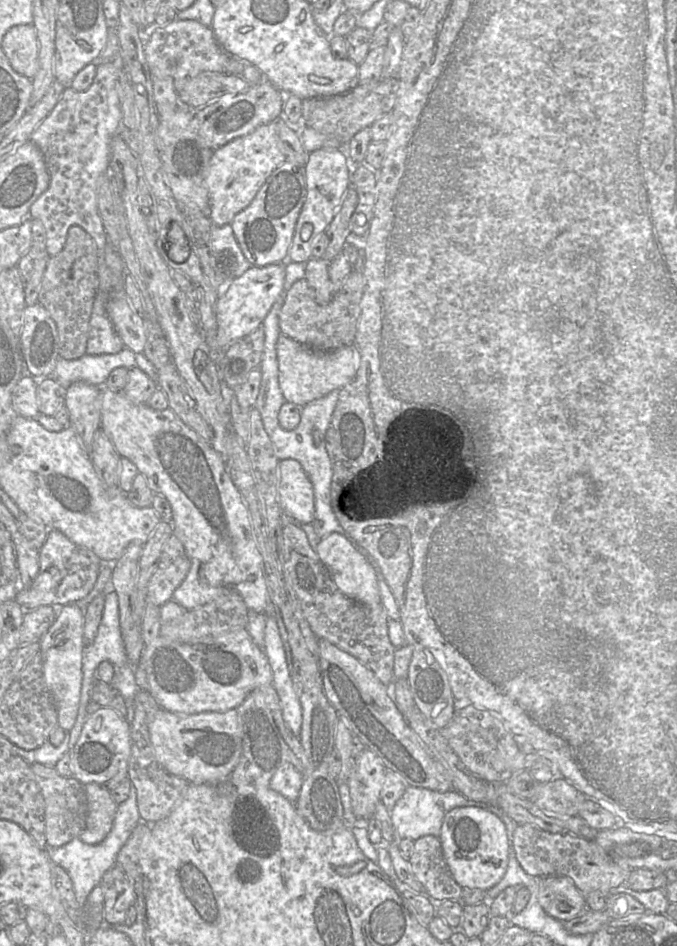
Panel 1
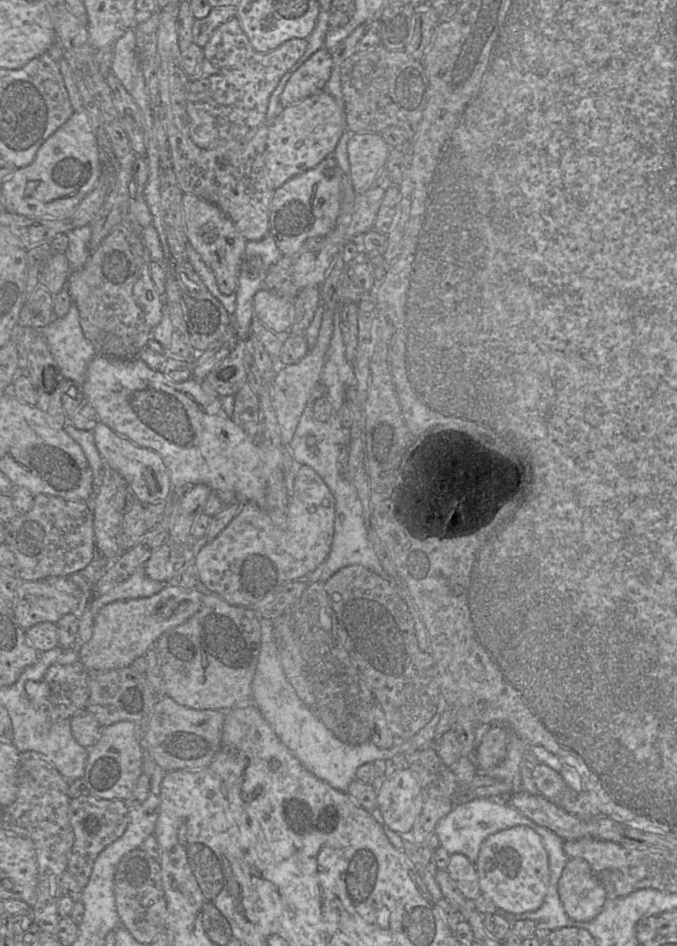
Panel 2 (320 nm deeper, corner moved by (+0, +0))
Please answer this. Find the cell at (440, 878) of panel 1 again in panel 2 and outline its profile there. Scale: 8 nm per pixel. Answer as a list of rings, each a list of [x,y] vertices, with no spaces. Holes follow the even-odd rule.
[[[451,854],[446,871],[466,899],[474,901],[481,895],[475,864],[465,855]]]

